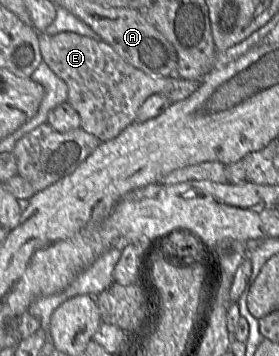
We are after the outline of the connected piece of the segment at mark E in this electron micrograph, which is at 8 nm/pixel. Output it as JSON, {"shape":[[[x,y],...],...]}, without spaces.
{"shape":[[[73,32],[39,33],[39,47],[43,62],[67,84],[67,101],[80,116],[80,128],[102,142],[114,139],[135,122],[138,109],[149,96],[163,94],[176,103],[188,98],[200,85],[180,77],[147,75],[128,64],[104,41]]]}

